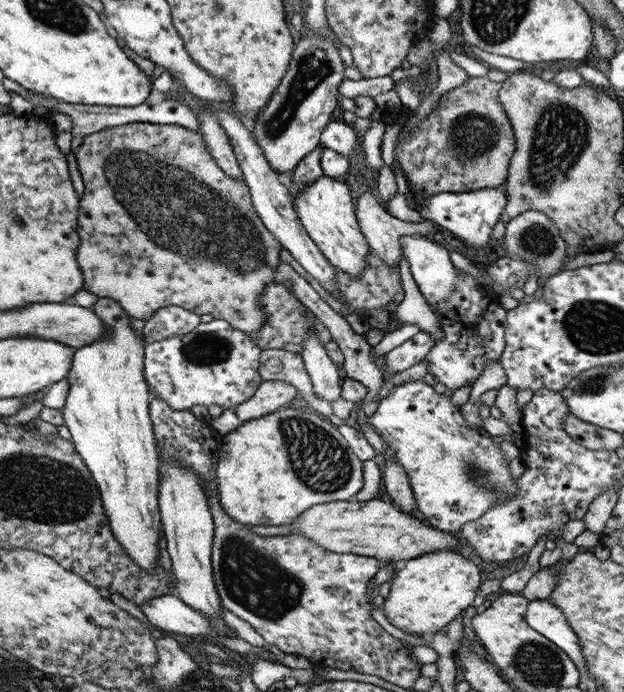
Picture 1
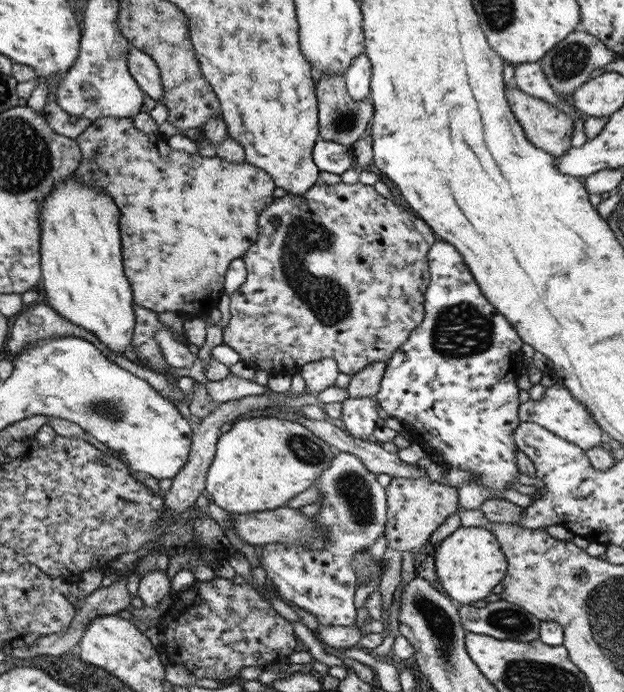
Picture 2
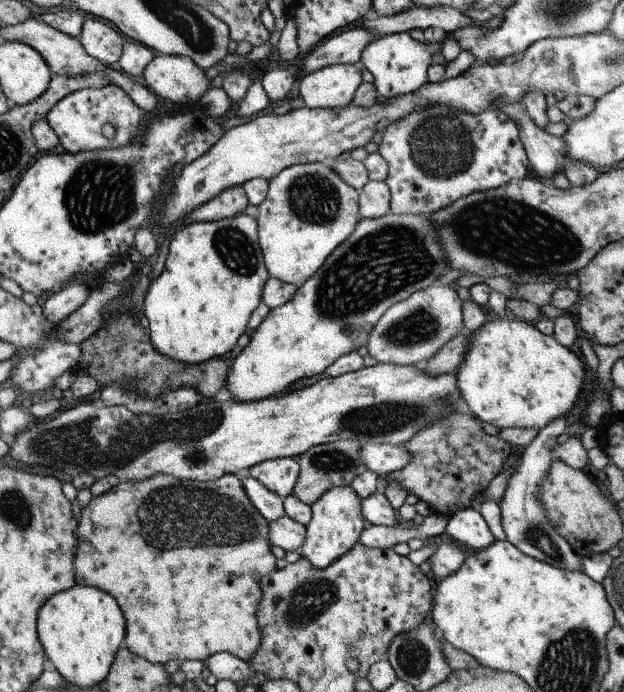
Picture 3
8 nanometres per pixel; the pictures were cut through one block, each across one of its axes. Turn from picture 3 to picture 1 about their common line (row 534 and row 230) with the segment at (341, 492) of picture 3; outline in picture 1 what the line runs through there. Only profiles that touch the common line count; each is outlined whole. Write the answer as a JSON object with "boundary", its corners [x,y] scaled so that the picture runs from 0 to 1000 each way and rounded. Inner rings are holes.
{"boundary":[[[511,253],[490,266],[470,286],[468,296],[482,327],[526,376],[526,380],[545,392],[572,402],[582,390],[587,364],[591,361],[585,342],[575,332],[563,279],[554,263]]]}

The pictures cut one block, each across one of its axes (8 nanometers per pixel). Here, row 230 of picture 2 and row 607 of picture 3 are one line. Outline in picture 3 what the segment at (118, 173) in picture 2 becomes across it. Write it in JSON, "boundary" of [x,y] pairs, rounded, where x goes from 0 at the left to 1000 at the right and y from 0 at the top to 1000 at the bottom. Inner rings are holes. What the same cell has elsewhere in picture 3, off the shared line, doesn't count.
{"boundary":[[[252,684],[234,692],[192,695],[178,708],[147,717],[130,737],[125,754],[123,792],[117,808],[119,837],[123,844],[155,848],[173,855],[189,873],[199,893],[197,934],[213,947],[237,954],[242,960],[264,960],[276,954],[321,954],[361,941],[396,957],[417,926],[410,882],[418,864],[415,837],[439,822],[439,805],[431,793],[429,754],[399,725],[386,695],[375,685],[362,685],[340,695],[314,695],[280,691],[272,685]]]}

